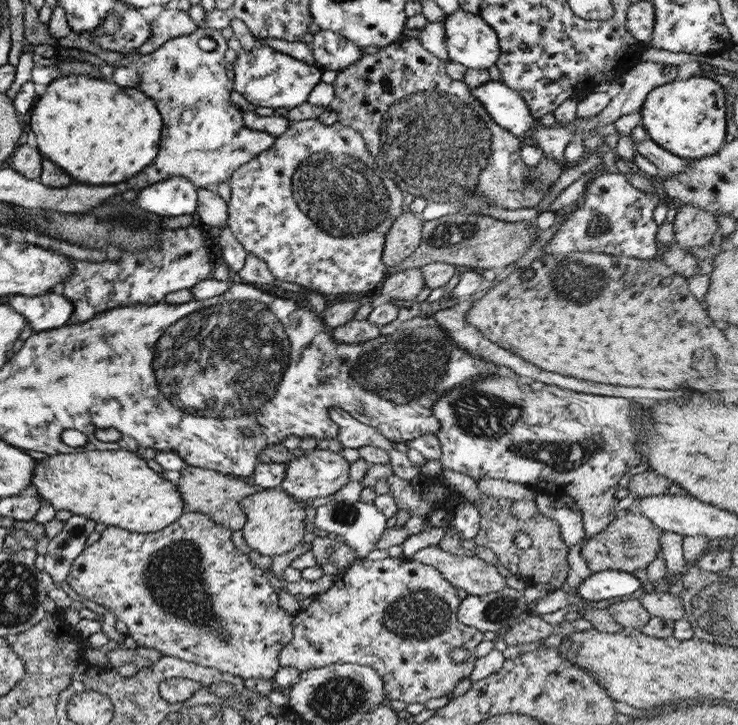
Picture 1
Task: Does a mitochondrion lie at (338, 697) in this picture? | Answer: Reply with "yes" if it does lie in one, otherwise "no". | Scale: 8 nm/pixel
yes

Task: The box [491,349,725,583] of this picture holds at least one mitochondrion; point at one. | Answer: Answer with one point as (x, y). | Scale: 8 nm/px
(561, 458)

